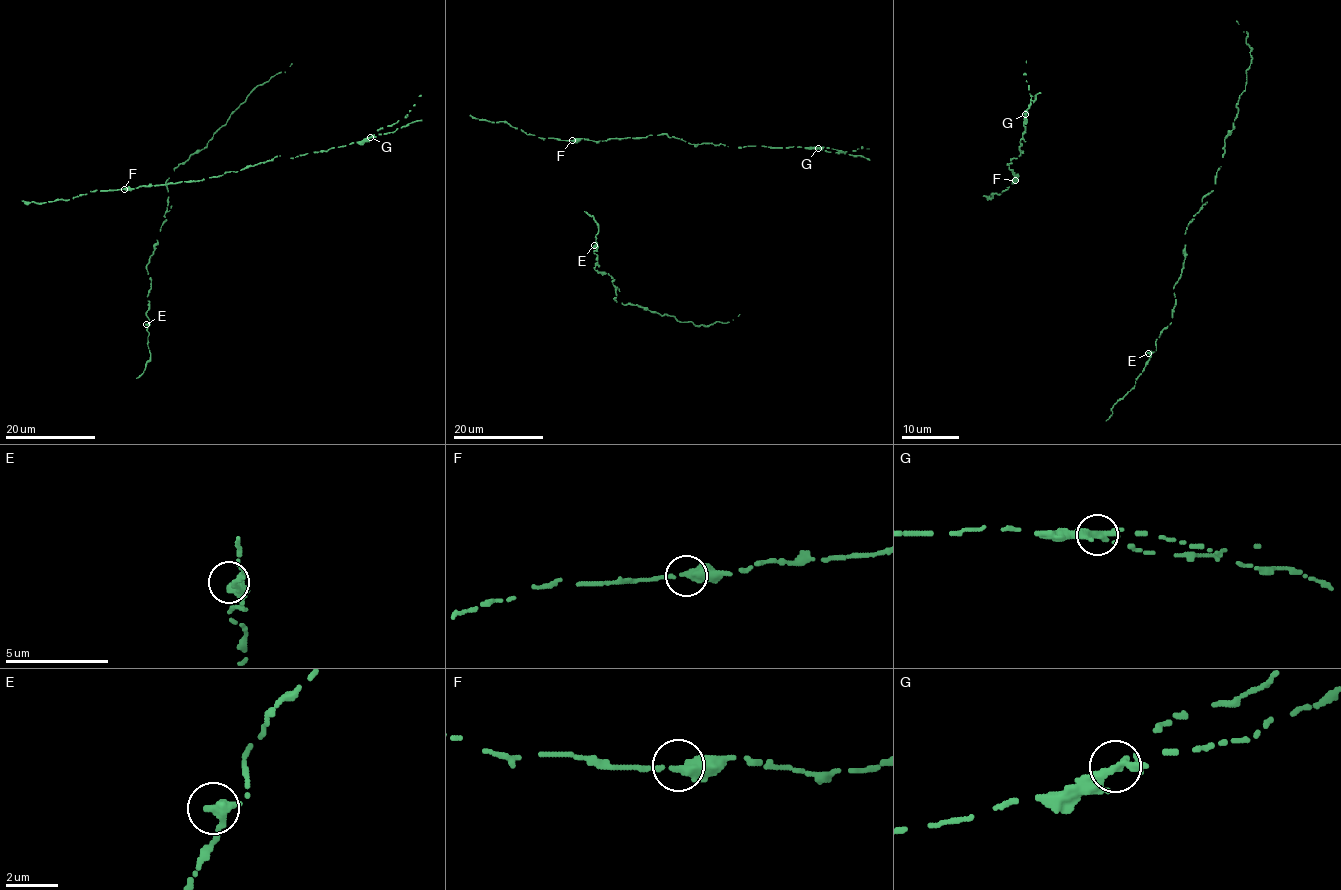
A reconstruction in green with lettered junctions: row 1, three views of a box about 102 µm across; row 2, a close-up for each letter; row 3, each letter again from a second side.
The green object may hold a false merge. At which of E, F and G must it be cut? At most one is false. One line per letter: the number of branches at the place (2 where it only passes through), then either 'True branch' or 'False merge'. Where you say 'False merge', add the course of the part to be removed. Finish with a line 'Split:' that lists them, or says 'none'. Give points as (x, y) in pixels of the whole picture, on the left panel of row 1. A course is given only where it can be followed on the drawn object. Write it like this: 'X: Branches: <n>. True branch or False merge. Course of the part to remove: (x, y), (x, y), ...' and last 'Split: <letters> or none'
E: Branches: 1. True branch
F: Branches: 2. True branch
G: Branches: 1. False merge. Course of the part to remove: (370, 137), (393, 132), (421, 120)
Split: G

